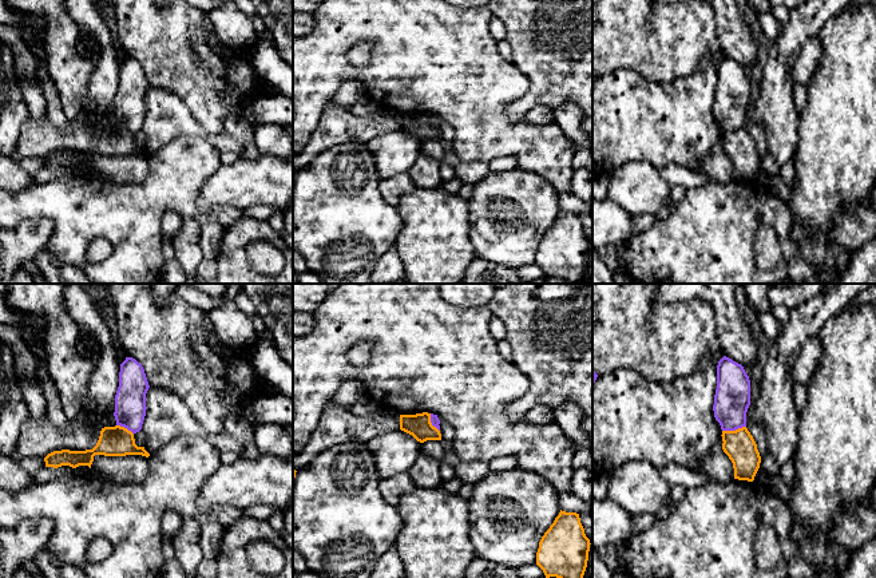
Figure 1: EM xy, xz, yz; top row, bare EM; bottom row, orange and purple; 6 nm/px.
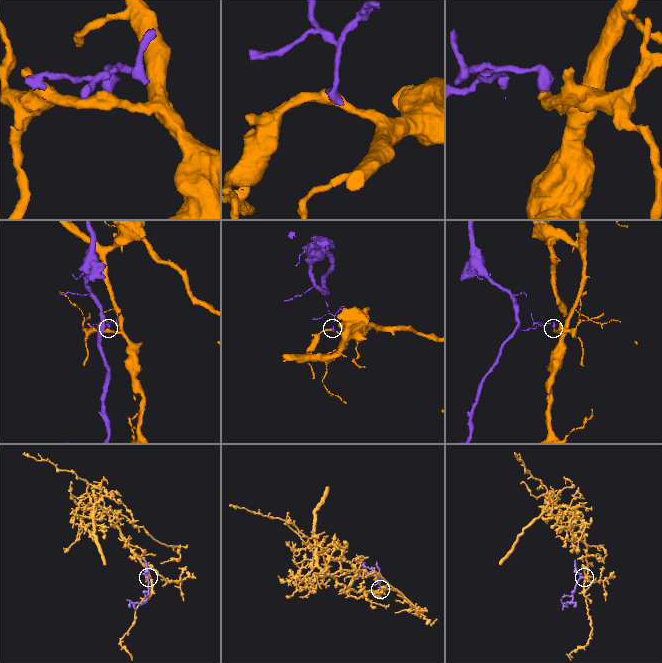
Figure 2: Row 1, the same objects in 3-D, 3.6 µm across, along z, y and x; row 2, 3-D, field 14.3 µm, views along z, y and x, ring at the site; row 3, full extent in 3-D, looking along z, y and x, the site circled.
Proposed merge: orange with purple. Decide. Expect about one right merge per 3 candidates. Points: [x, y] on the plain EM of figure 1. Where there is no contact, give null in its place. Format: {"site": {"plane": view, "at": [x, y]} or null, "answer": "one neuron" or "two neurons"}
{"site": {"plane": "yz", "at": [733, 131]}, "answer": "two neurons"}

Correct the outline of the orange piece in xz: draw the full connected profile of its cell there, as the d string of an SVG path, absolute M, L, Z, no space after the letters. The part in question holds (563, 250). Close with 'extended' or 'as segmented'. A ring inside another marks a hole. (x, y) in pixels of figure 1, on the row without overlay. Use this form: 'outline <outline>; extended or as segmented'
outline M560 210L539 242L536 265L546 278L556 277L578 284L583 281L590 245L579 214Z; as segmented

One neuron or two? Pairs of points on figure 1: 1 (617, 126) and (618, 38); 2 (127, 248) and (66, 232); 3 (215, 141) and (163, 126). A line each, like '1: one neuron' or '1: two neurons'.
1: two neurons
2: one neuron
3: one neuron

